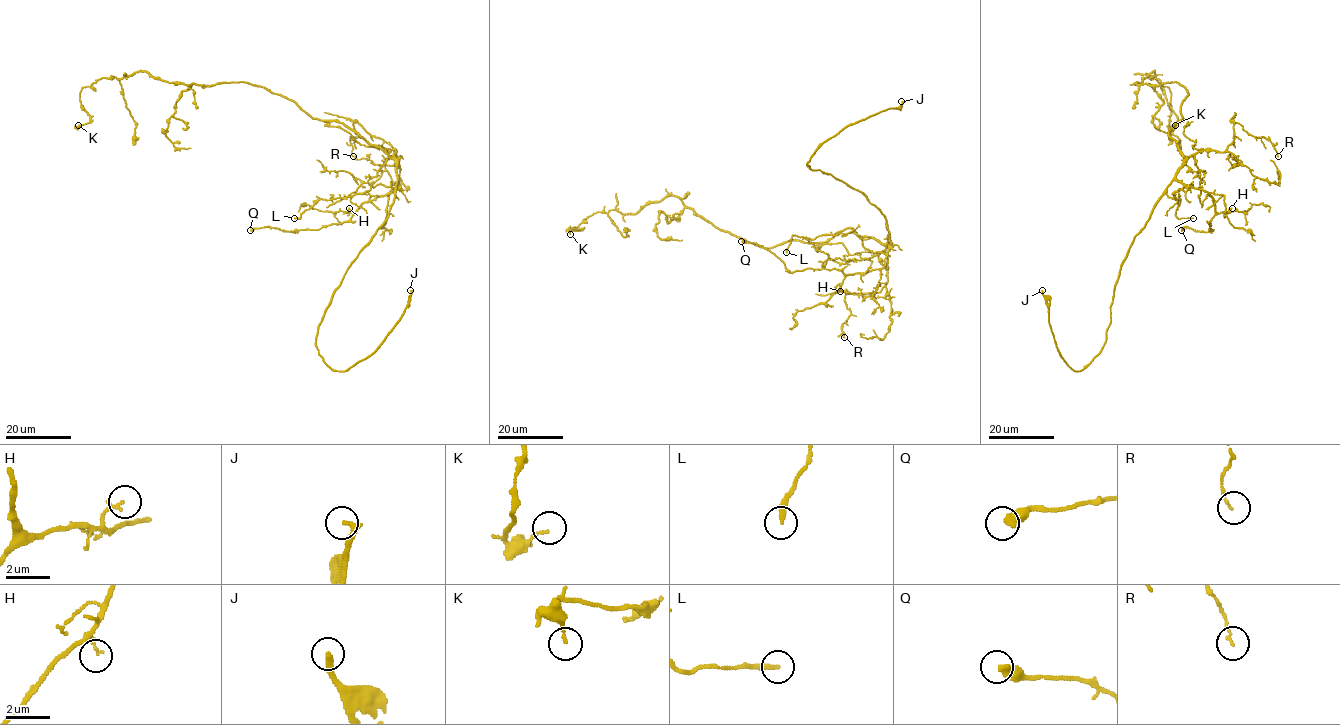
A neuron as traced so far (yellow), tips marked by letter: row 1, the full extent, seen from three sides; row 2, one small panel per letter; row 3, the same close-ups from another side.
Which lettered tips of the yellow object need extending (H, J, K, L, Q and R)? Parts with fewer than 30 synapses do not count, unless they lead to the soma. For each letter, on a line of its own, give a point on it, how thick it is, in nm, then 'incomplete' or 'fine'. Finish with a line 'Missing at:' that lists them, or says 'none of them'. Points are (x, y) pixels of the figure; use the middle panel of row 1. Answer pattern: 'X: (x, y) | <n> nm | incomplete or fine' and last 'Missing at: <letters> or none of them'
H: (840, 291) | 150 nm | fine
J: (901, 101) | 280 nm | incomplete
K: (570, 234) | 120 nm | fine
L: (786, 252) | 280 nm | fine
Q: (741, 241) | 440 nm | fine
R: (844, 337) | 90 nm | fine
Missing at: J

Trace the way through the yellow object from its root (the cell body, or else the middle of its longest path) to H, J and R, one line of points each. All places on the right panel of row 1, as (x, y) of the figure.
H: (1177, 148), (1185, 159), (1175, 177), (1204, 190), (1213, 199), (1217, 213), (1227, 212), (1232, 208)
J: (1177, 148), (1182, 167), (1134, 238), (1114, 289), (1105, 342), (1084, 369), (1074, 370), (1062, 358), (1042, 290)
R: (1177, 148), (1187, 158), (1203, 150), (1223, 152), (1233, 142), (1236, 122), (1251, 135), (1267, 138), (1278, 156)

